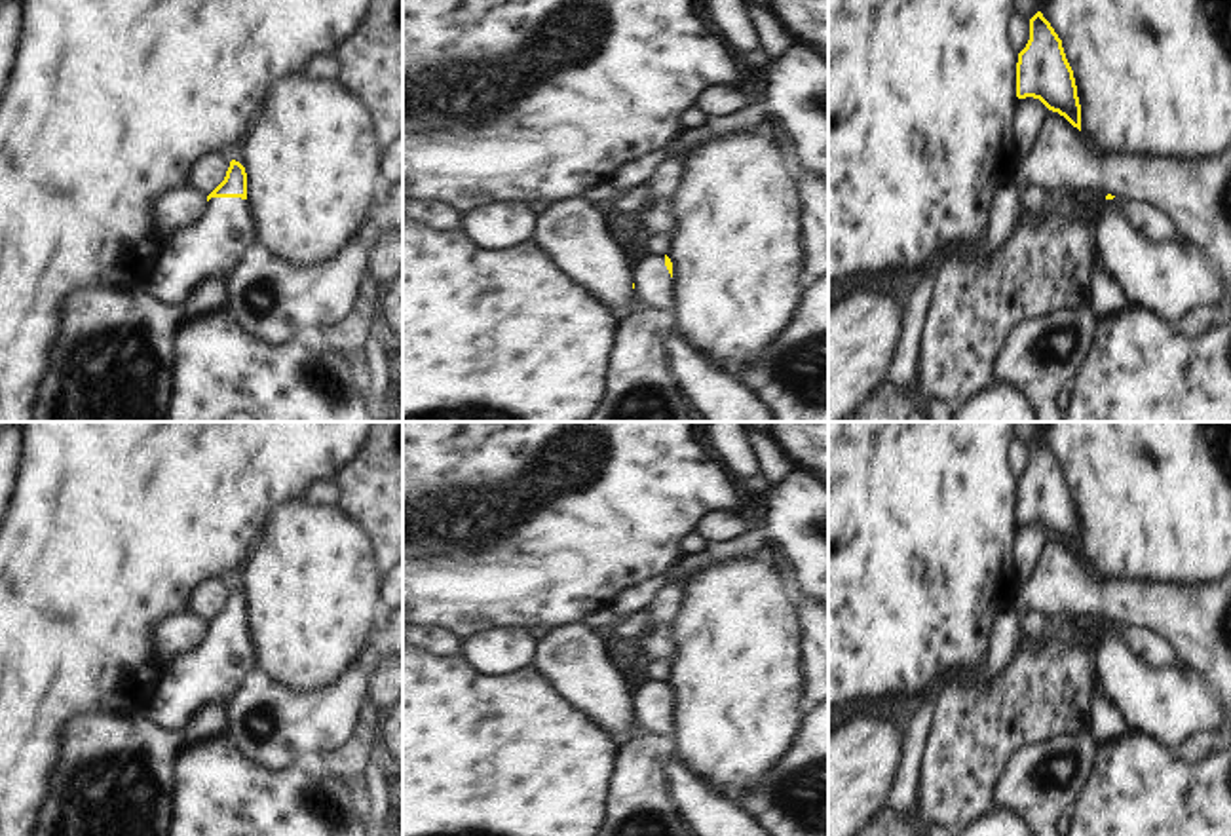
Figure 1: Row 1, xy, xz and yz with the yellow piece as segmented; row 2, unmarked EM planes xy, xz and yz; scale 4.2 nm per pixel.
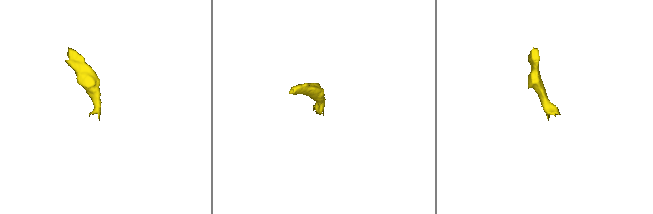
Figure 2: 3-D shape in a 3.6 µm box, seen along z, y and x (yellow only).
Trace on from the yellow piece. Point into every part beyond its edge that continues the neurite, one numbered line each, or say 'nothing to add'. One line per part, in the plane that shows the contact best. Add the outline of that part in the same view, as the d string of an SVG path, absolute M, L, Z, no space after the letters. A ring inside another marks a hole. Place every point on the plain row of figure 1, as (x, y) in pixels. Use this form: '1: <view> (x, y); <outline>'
1: xy (221, 664); M211 623L203 642L163 663L141 712L158 728L182 733L209 703L230 699L258 667L251 633L241 623Z

